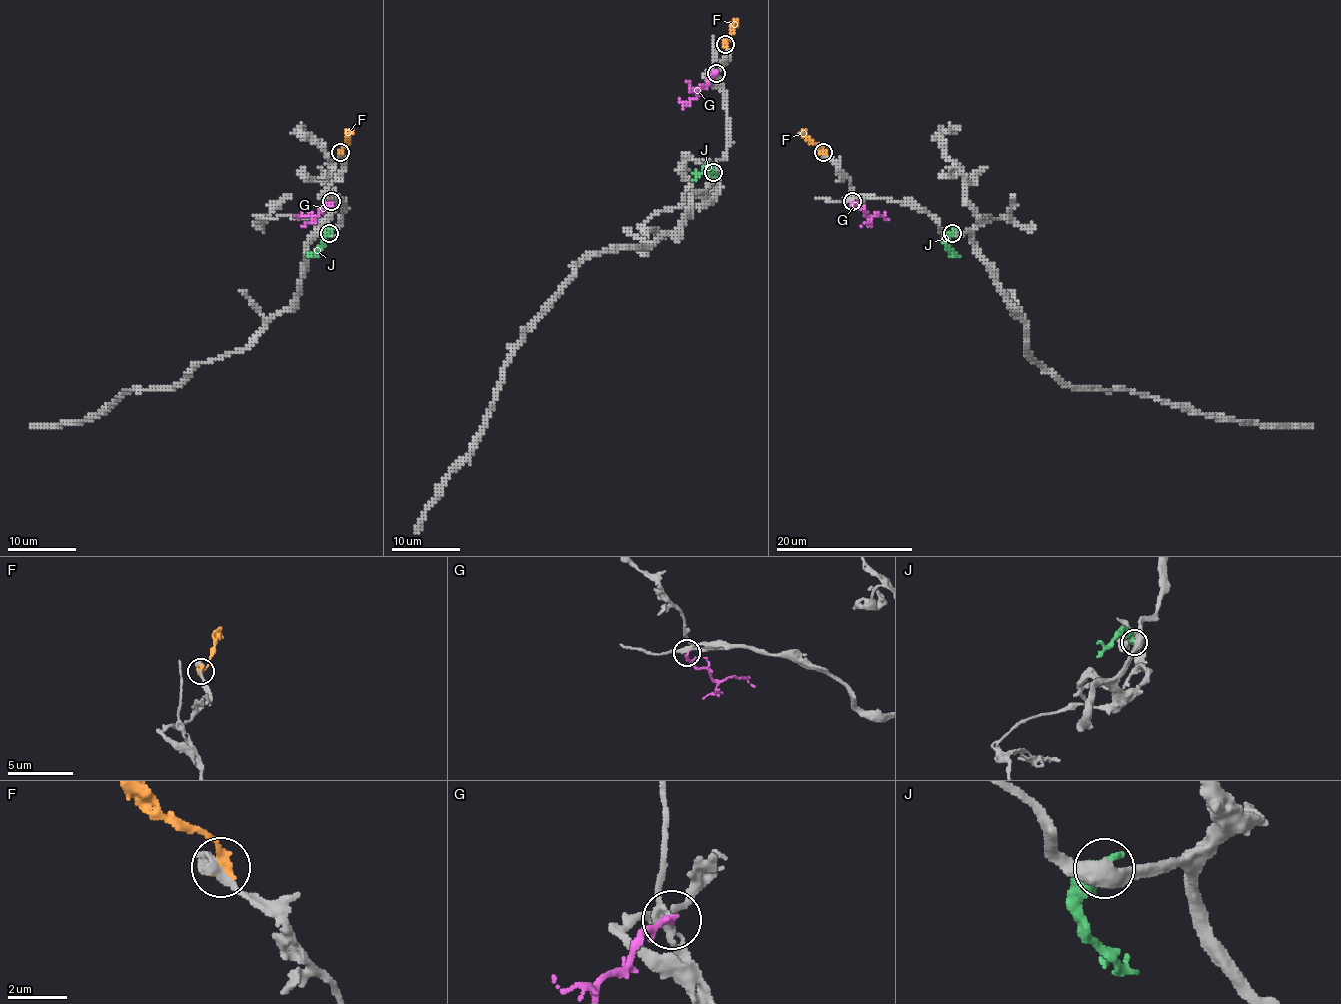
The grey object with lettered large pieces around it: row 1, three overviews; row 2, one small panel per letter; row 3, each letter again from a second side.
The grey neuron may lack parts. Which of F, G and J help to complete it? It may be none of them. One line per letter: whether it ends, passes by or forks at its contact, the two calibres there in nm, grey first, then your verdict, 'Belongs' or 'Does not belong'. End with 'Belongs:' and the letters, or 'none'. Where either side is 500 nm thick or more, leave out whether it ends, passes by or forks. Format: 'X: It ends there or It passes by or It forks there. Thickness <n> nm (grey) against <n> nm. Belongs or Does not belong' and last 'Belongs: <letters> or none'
F: It ends there. Thickness 320 nm (grey) against 360 nm. Does not belong
G: It passes by. Thickness 320 nm (grey) against 140 nm. Does not belong
J: Thickness 550 nm (grey) against 480 nm. Does not belong
Belongs: none

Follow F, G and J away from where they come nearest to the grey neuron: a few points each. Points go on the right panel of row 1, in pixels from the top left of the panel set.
F: (824, 153), (801, 129)
G: (853, 201), (858, 209), (871, 216), (882, 214), (877, 214)
J: (952, 233), (947, 245), (959, 257)

